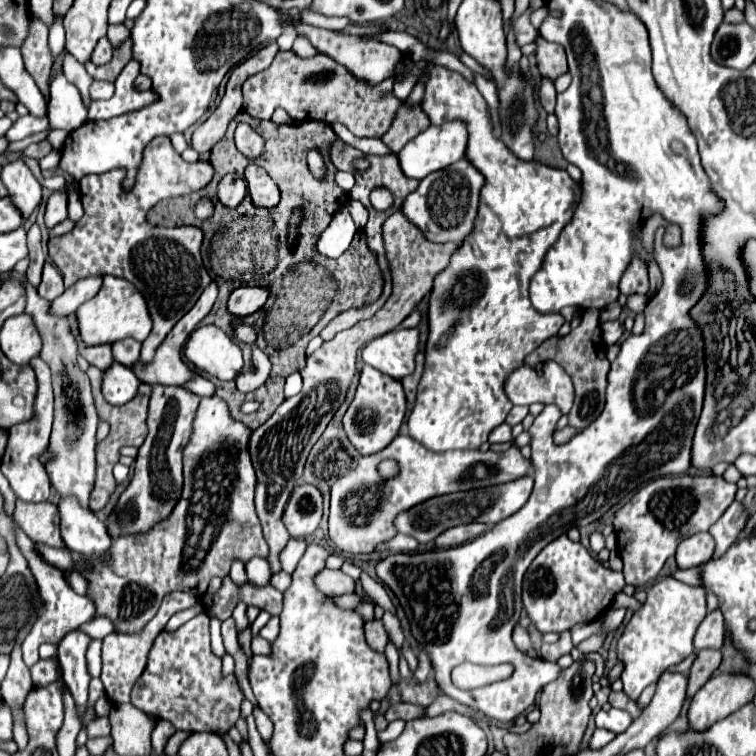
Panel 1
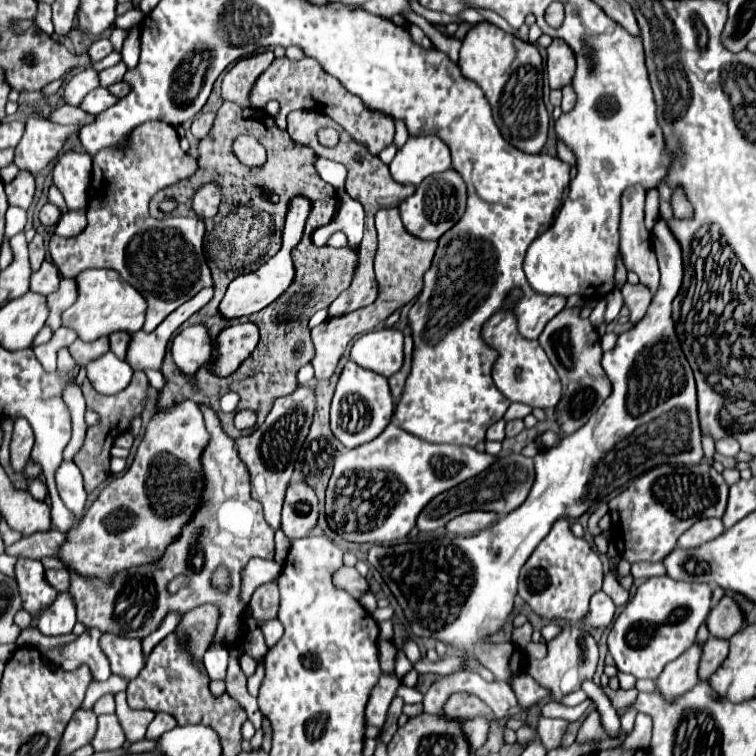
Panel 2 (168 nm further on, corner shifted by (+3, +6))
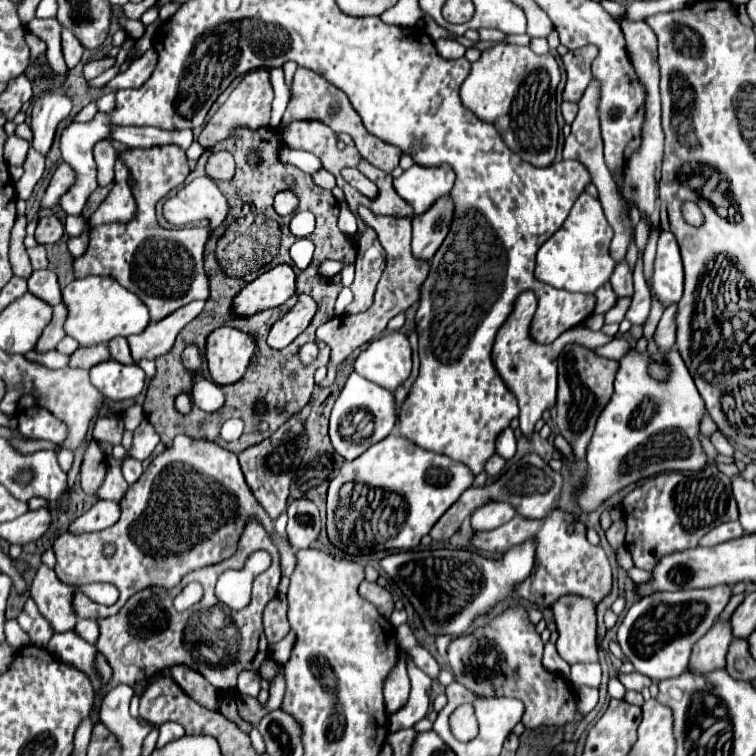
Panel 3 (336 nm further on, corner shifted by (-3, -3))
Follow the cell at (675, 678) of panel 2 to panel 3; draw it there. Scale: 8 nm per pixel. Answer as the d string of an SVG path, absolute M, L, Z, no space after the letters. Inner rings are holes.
M715 622L705 636L699 638L699 642L693 648L689 670L697 670L697 674L707 674L709 670L725 668L725 656L727 648L733 640L731 622Z

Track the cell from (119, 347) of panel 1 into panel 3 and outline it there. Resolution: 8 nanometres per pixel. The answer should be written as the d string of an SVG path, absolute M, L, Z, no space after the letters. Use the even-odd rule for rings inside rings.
M117 336L113 340L107 342L107 348L111 352L111 358L121 362L121 364L133 364L133 358L131 358L131 352L129 352L129 346L127 346L127 340Z

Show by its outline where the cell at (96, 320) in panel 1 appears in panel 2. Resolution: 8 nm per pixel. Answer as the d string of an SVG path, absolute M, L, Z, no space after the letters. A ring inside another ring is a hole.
M89 269L79 273L77 285L79 285L79 297L63 313L63 325L75 329L79 339L95 341L115 331L127 331L133 335L143 327L147 303L137 289L133 289L127 281L123 281L123 277L119 277L119 273L111 269Z

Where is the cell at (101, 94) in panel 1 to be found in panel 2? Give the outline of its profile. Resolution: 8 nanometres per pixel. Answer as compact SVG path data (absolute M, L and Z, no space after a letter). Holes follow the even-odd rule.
M117 63L115 67L103 69L103 71L99 73L99 83L101 83L101 87L109 87L109 85L113 85L113 83L119 83L125 73L127 73L127 67L125 67L123 63Z

